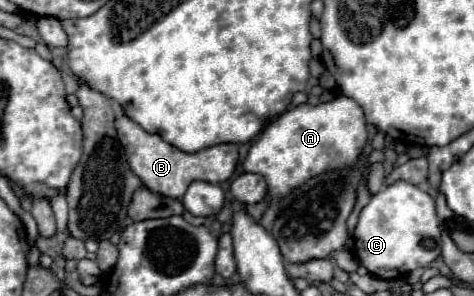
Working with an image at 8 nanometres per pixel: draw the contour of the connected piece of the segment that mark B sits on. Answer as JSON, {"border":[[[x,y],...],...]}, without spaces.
{"border":[[[120,114],[114,120],[114,126],[116,126],[118,140],[124,148],[124,154],[128,158],[128,164],[134,170],[134,174],[142,180],[142,184],[146,188],[150,188],[158,194],[166,194],[170,198],[184,196],[186,188],[194,180],[204,180],[204,182],[212,182],[212,184],[220,184],[220,182],[228,180],[236,168],[234,162],[238,162],[236,144],[216,144],[216,146],[204,148],[200,152],[188,154],[188,152],[182,152],[182,150],[174,148],[172,144],[164,142],[158,134],[146,132],[142,126],[132,122],[124,114]]]}

